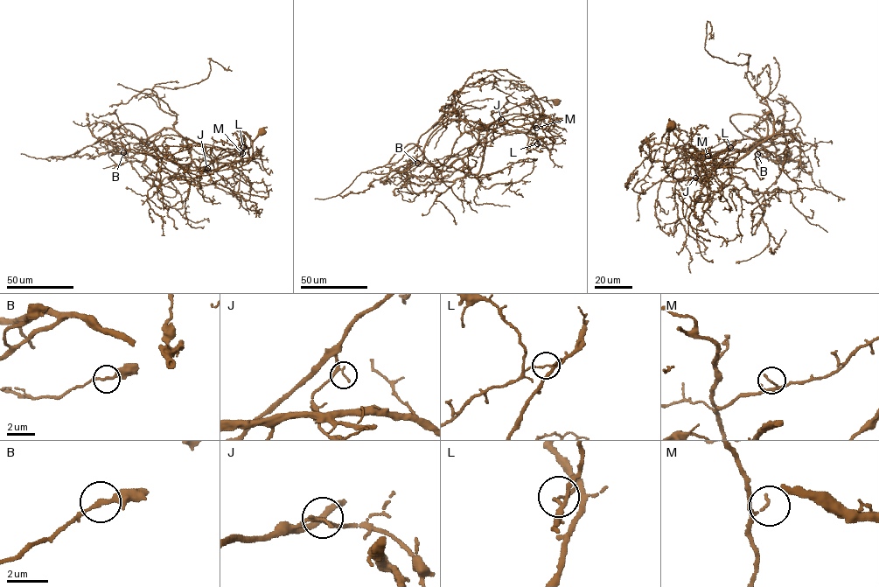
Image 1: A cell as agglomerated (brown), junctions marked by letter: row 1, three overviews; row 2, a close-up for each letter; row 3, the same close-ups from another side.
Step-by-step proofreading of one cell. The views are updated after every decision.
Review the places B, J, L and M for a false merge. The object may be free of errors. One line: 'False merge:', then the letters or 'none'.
False merge: L

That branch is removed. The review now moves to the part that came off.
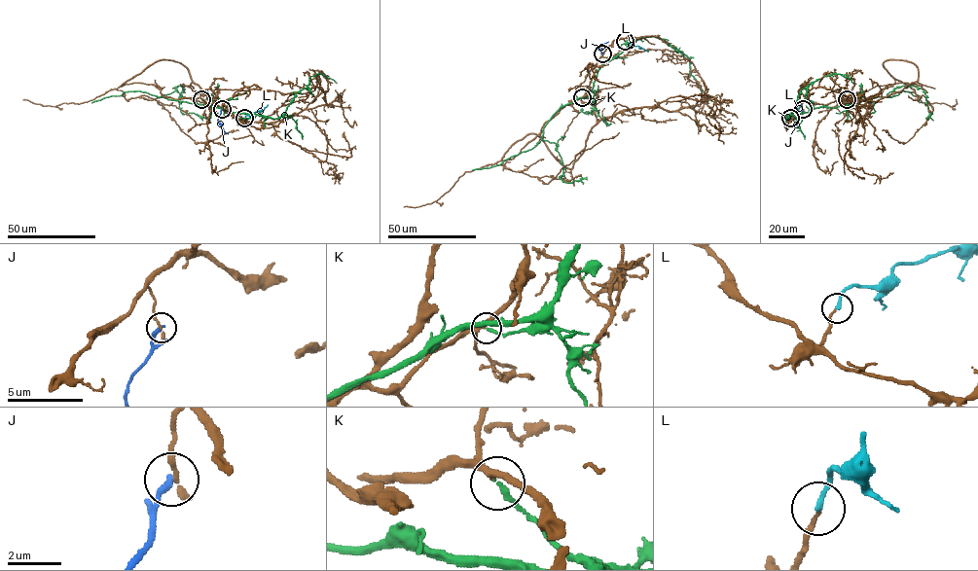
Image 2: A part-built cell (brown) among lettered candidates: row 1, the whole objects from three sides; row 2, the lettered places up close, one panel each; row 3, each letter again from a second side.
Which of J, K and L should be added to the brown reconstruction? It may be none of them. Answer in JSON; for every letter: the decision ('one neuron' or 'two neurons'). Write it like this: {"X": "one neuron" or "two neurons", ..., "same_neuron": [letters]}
{"J": "two neurons", "K": "two neurons", "L": "one neuron", "same_neuron": ["L"]}

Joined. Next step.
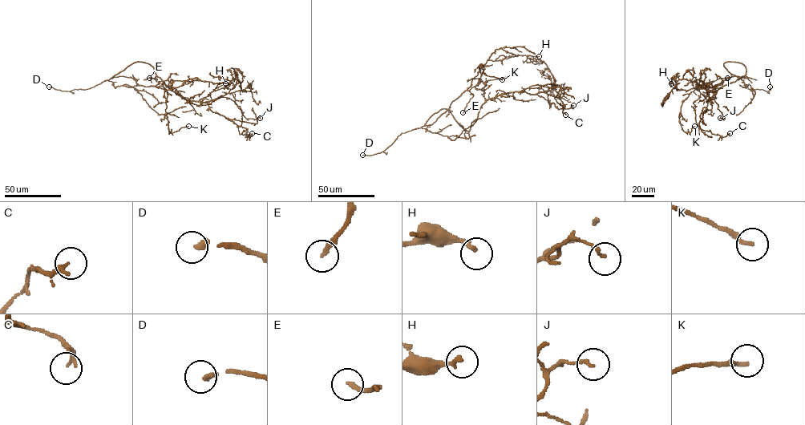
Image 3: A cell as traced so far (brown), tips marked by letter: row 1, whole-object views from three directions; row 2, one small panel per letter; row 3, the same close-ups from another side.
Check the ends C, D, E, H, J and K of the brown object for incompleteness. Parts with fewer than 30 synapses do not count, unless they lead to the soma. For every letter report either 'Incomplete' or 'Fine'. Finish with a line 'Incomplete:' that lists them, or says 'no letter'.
C: Fine
D: Incomplete
E: Fine
H: Fine
J: Fine
K: Fine
Incomplete: D

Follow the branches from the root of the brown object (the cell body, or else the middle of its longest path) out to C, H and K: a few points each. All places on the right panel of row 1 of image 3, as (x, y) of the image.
C: (739, 62), (746, 67), (746, 74), (713, 92), (699, 123), (701, 129), (722, 137), (730, 133)
H: (739, 62), (724, 66), (740, 78), (687, 90), (675, 87), (674, 79), (671, 83)
K: (739, 62), (724, 66), (740, 78), (700, 86), (683, 102), (681, 129), (689, 133), (694, 126)

